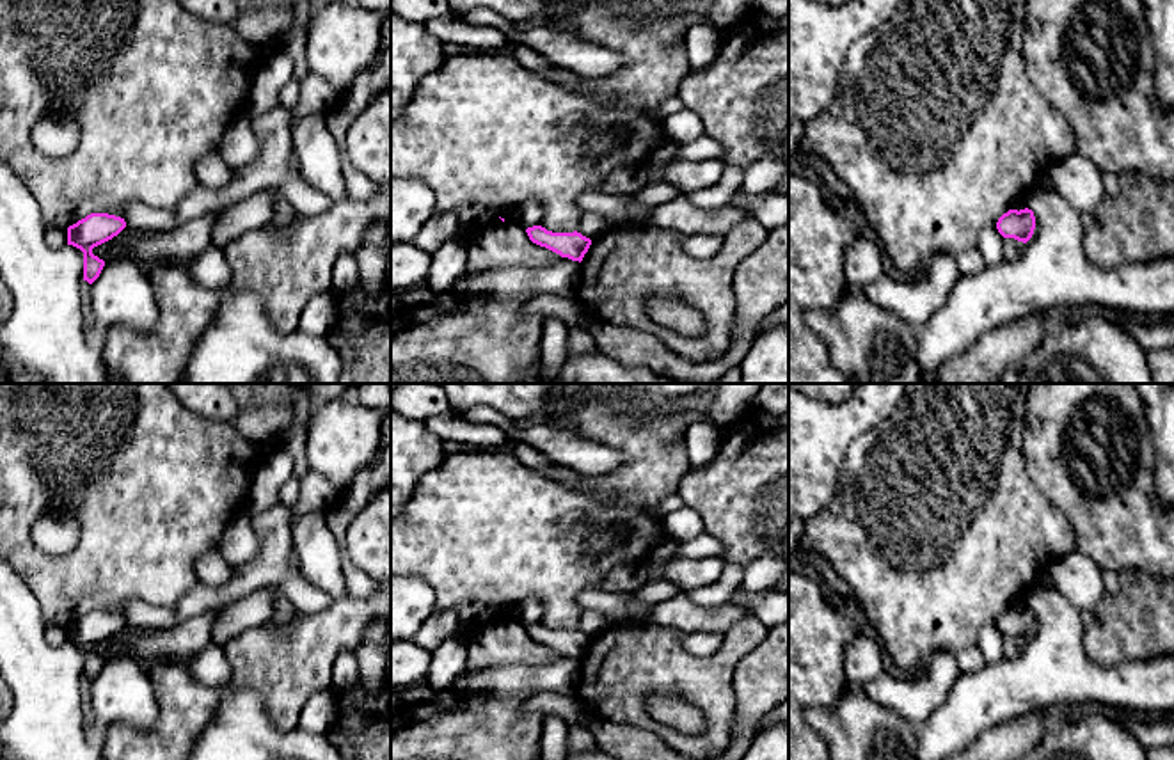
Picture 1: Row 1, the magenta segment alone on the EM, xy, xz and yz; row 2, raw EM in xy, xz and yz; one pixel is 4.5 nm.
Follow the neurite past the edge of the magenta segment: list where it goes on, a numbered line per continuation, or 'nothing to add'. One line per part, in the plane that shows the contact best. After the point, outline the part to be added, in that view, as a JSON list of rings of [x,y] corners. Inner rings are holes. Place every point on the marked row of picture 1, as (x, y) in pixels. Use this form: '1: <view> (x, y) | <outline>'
nothing to add

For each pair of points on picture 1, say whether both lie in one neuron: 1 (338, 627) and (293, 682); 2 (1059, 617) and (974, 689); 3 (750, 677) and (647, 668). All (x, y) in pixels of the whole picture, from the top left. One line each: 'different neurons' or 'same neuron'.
1: same neuron
2: same neuron
3: different neurons

